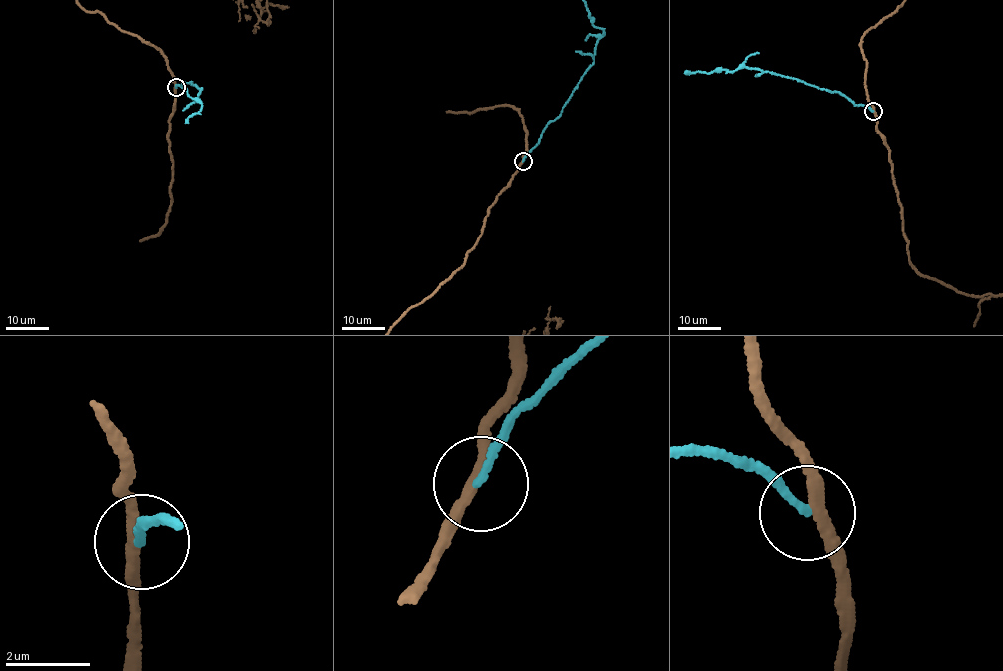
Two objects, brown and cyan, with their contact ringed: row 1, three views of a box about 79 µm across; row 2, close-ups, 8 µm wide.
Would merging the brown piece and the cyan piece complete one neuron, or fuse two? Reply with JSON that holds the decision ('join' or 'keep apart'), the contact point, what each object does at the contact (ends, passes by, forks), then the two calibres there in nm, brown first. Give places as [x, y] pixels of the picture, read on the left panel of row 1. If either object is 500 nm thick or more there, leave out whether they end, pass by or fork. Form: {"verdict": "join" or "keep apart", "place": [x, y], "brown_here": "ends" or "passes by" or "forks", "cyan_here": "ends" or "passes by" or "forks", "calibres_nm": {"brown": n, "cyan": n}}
{"verdict": "keep apart", "place": [176, 87], "brown_here": "passes by", "cyan_here": "ends", "calibres_nm": {"brown": 240, "cyan": 170}}

